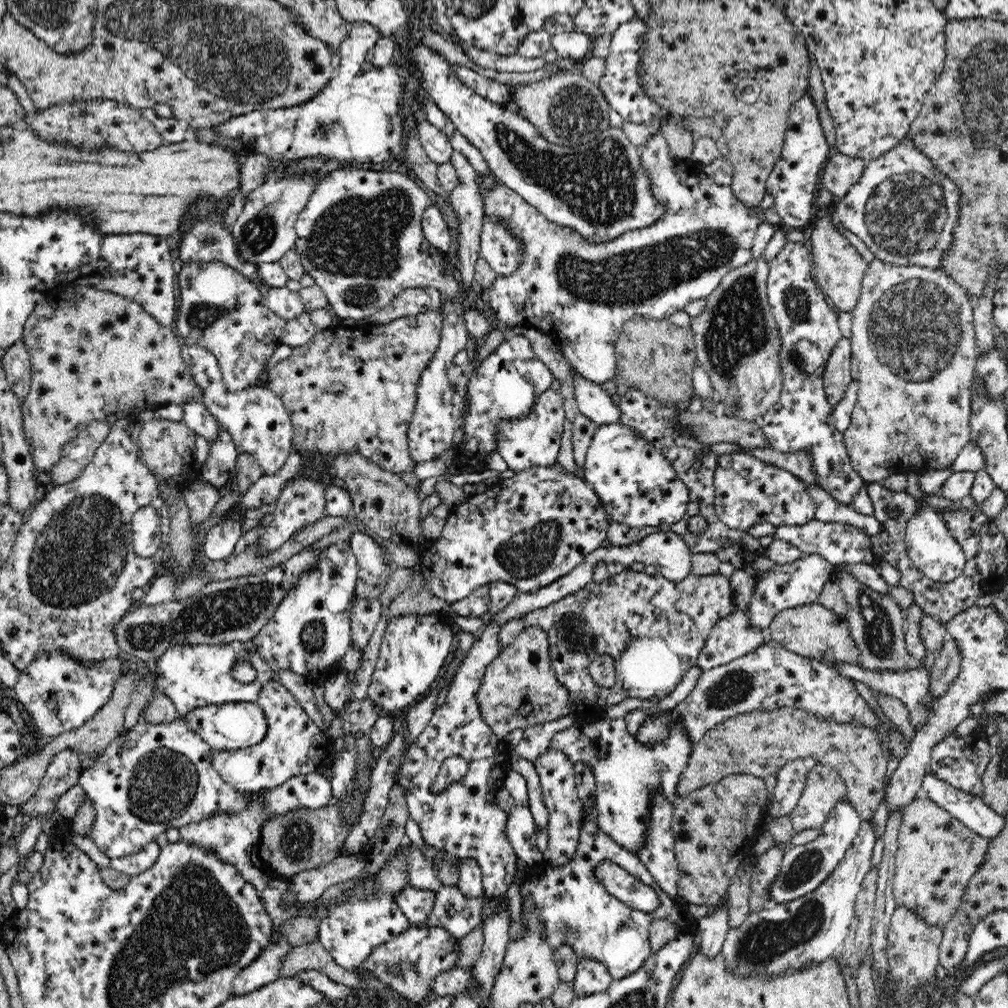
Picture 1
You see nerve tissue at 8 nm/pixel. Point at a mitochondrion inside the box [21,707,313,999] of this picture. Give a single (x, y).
(164, 783)

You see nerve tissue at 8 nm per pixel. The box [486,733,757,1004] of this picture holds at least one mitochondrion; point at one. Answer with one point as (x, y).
(569, 930)

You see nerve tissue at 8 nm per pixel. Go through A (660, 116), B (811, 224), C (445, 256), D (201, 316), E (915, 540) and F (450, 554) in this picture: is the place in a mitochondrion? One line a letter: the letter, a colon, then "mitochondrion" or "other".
A: other
B: other
C: other
D: mitochondrion
E: other
F: other

